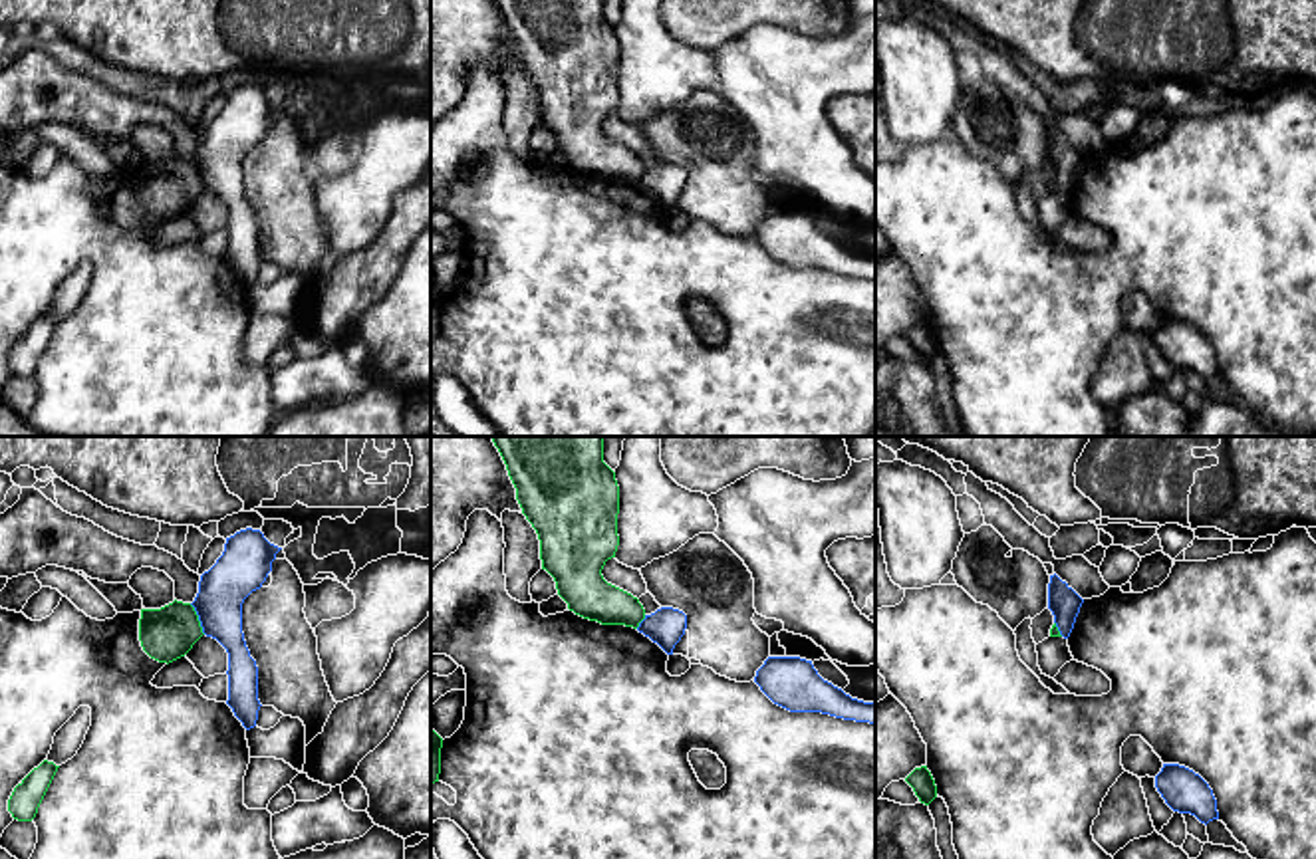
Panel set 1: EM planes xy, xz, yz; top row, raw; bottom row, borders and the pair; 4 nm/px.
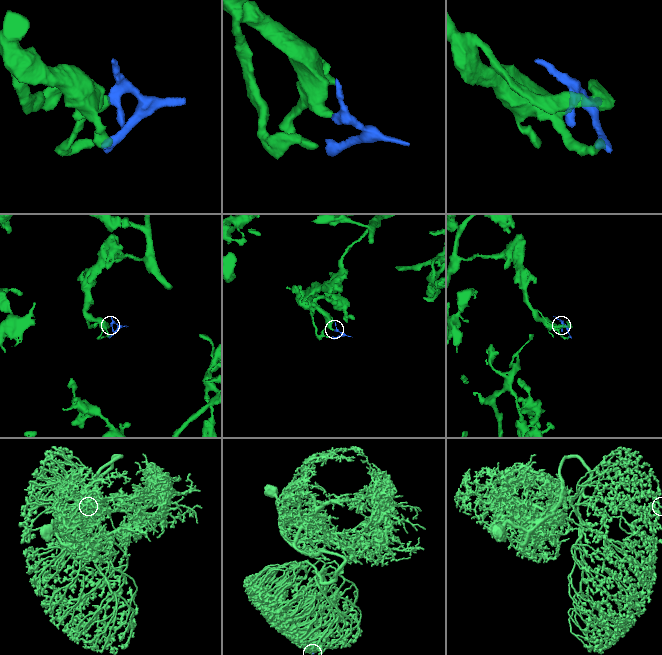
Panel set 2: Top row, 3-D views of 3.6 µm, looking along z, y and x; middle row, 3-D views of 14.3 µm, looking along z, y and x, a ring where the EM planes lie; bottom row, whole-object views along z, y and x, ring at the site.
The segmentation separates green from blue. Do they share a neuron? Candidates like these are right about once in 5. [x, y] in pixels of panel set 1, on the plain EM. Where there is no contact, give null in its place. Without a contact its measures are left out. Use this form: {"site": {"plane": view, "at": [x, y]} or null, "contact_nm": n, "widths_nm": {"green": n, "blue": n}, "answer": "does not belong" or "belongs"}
{"site": {"plane": "xy", "at": [197, 175]}, "contact_nm": 140, "widths_nm": {"green": 220, "blue": 190}, "answer": "does not belong"}

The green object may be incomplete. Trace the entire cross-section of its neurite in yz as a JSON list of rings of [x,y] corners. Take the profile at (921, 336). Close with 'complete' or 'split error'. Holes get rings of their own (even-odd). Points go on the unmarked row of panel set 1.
[[[927,321],[915,323],[905,337],[913,343],[921,359],[929,361],[937,353],[937,341]]]; complete

